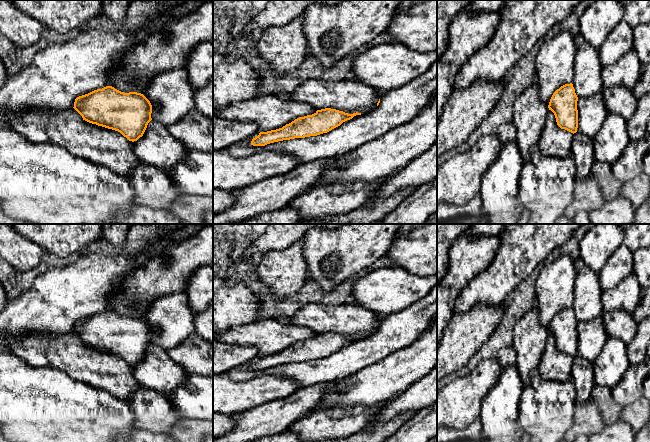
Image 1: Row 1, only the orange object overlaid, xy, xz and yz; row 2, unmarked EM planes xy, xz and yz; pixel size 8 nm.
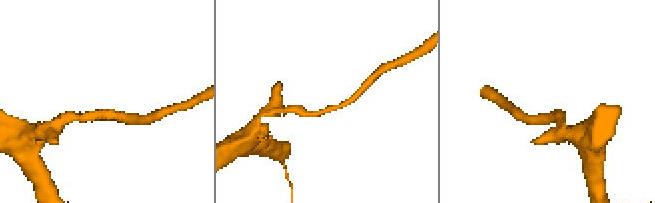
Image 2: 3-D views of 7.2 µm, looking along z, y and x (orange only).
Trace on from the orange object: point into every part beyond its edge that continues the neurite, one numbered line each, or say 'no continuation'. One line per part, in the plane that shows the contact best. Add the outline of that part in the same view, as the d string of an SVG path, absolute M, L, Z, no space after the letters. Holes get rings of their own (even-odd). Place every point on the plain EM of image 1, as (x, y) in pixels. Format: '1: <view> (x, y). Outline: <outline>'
no continuation

